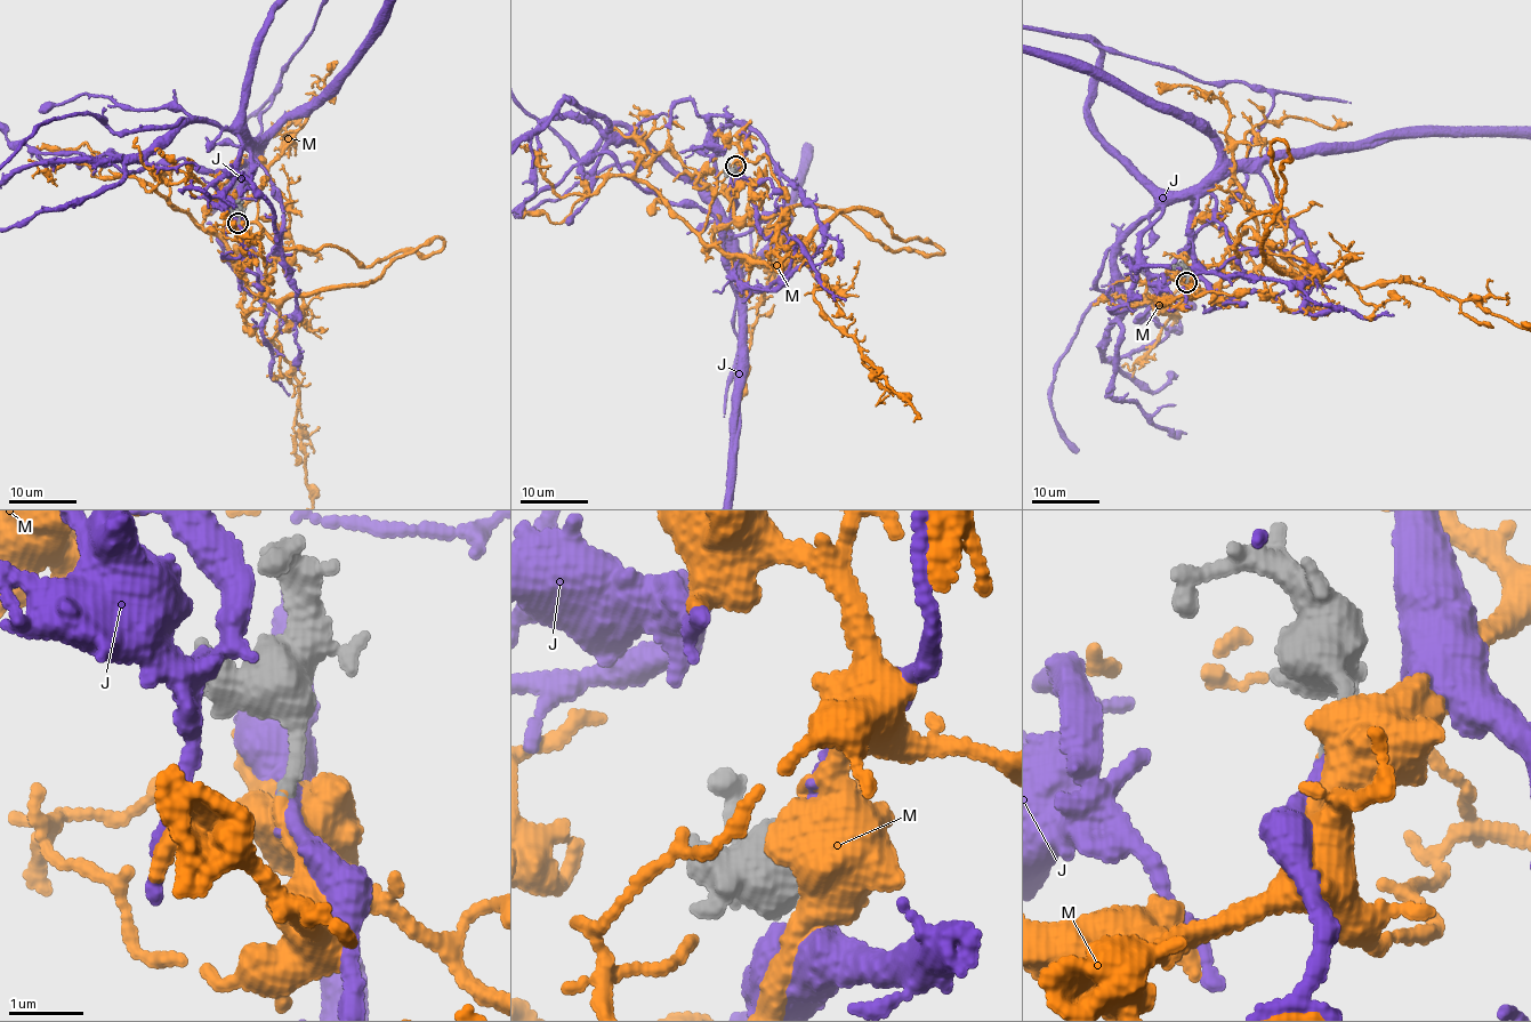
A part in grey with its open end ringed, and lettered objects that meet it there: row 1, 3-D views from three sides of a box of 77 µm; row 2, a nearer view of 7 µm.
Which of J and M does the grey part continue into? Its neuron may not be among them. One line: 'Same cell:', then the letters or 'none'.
Same cell: M

